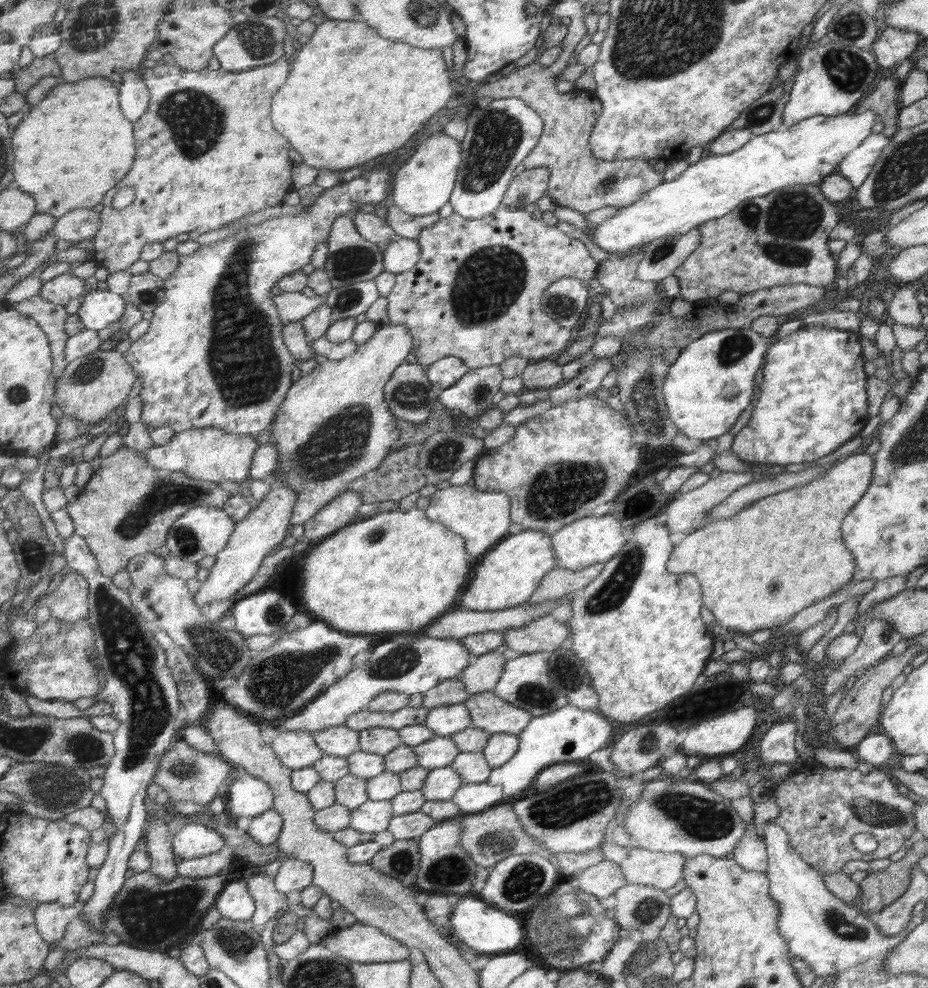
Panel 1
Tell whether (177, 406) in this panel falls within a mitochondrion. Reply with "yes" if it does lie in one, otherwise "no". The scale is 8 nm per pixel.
no

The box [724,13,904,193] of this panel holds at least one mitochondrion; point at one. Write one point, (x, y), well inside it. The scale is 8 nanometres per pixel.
(848, 71)

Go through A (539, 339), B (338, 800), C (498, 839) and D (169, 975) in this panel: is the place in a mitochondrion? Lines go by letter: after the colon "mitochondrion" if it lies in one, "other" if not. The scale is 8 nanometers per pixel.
A: other
B: other
C: mitochondrion
D: other

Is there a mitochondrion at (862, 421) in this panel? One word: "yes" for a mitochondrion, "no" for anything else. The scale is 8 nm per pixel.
no

